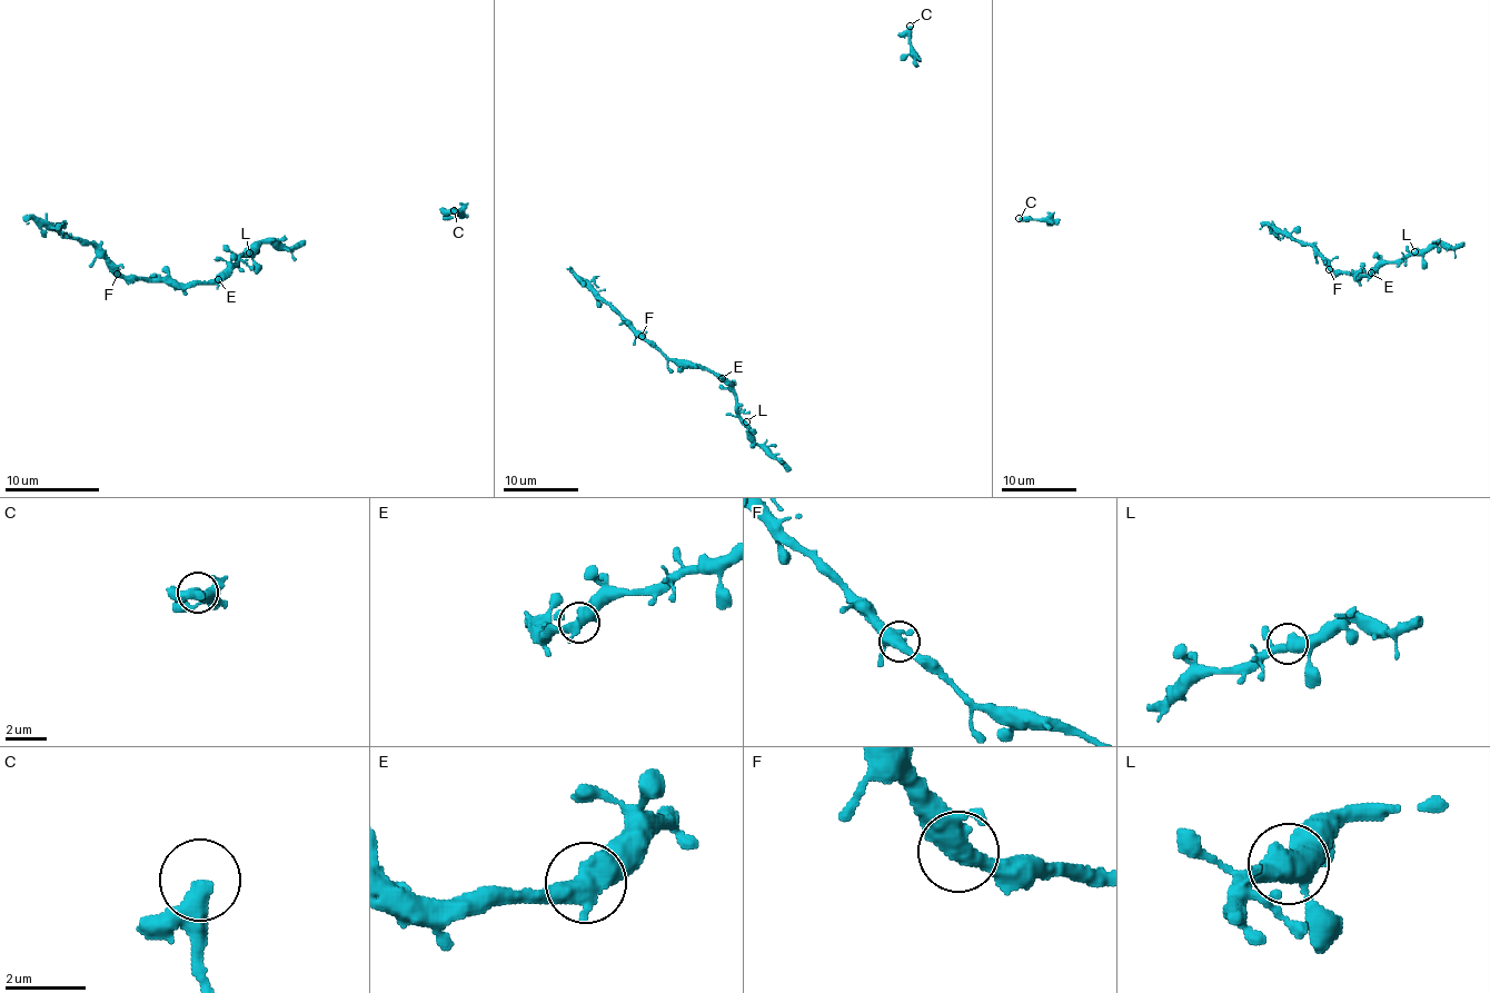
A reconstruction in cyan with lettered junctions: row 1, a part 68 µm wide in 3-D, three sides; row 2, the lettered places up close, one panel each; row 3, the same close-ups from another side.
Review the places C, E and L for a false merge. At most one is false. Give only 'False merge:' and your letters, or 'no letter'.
False merge: no letter

